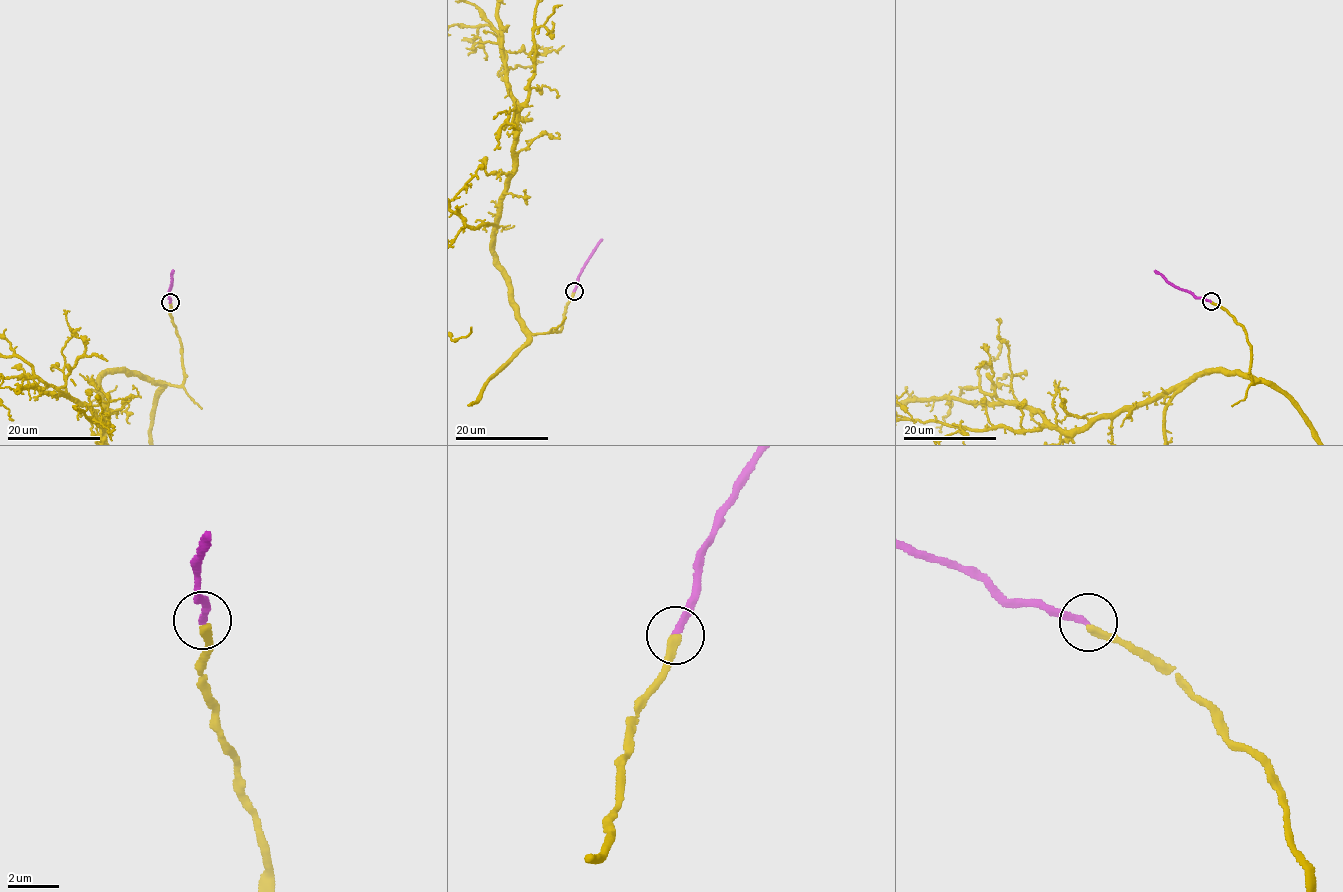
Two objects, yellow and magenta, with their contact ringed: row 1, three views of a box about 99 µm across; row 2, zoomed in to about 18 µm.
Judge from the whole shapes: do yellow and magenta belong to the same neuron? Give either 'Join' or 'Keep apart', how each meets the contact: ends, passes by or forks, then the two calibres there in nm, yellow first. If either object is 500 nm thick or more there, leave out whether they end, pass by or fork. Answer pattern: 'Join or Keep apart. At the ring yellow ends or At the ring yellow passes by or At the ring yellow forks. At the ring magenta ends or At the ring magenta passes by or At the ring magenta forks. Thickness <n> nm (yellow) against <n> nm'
Join. At the ring yellow ends. At the ring magenta ends. Thickness 320 nm (yellow) against 240 nm

